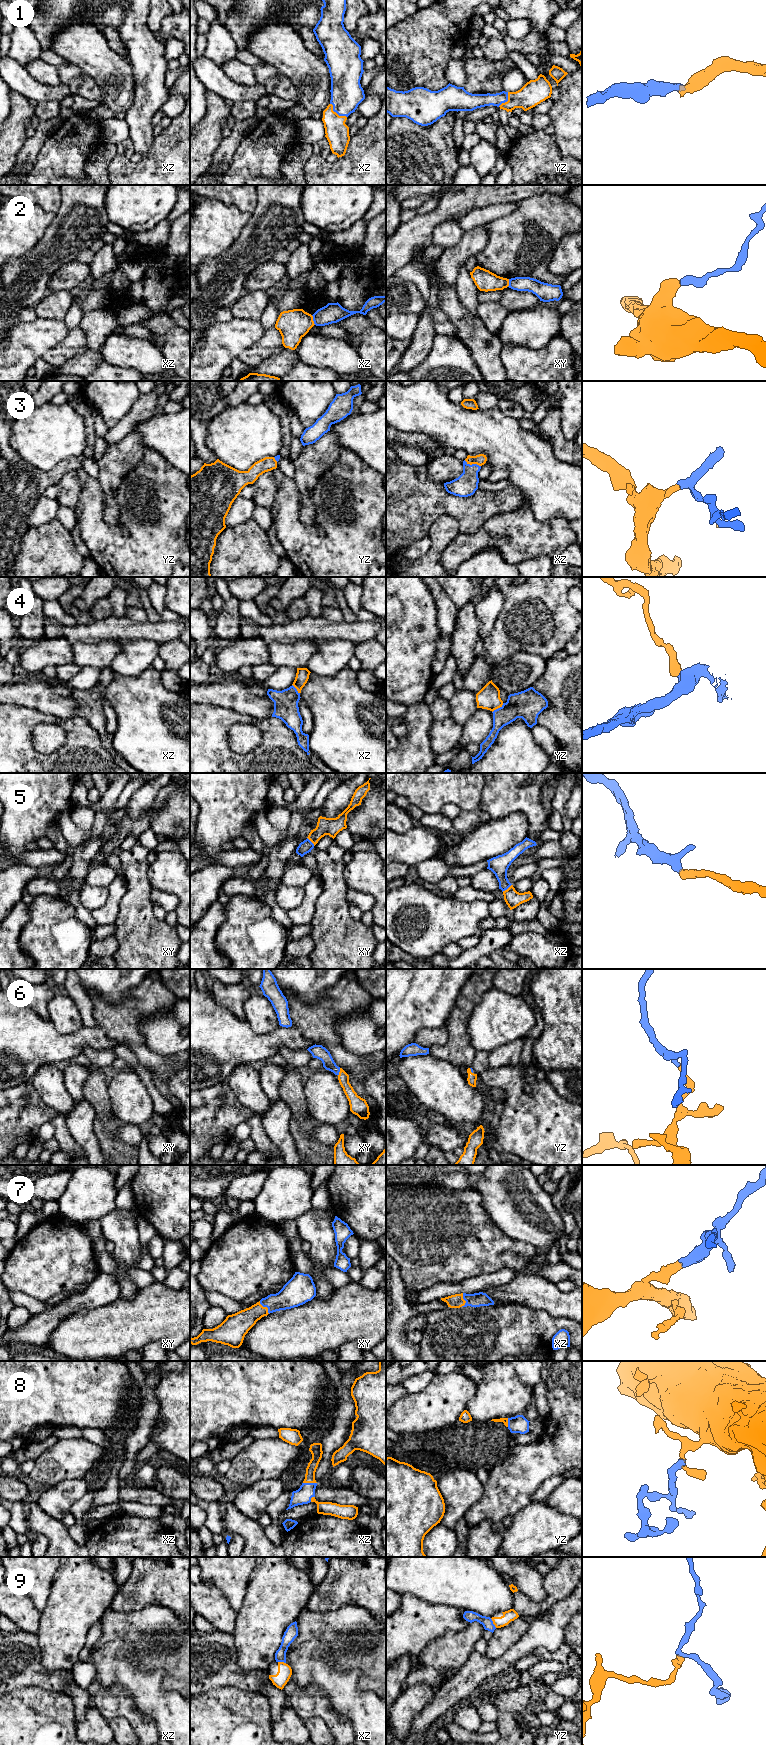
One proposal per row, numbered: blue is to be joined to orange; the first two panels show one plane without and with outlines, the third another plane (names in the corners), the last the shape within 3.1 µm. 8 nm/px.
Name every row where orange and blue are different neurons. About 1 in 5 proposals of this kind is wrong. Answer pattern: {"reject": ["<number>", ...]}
{"reject": ["2", "4", "9"]}

